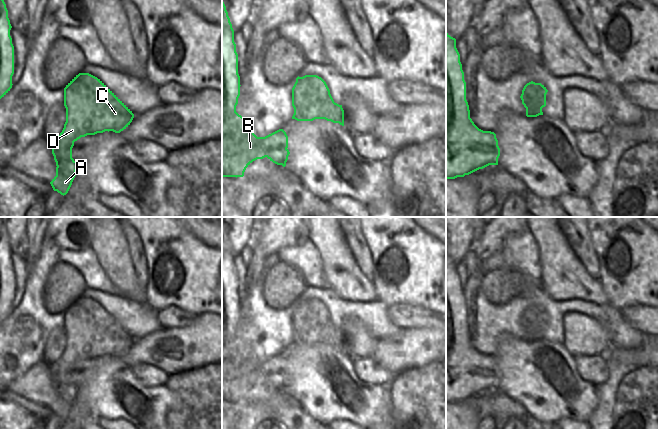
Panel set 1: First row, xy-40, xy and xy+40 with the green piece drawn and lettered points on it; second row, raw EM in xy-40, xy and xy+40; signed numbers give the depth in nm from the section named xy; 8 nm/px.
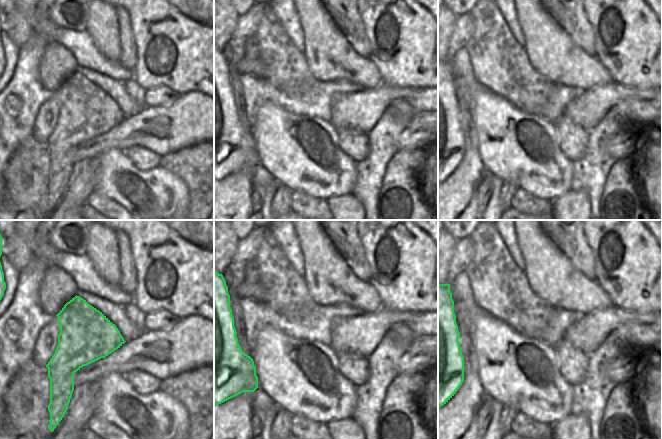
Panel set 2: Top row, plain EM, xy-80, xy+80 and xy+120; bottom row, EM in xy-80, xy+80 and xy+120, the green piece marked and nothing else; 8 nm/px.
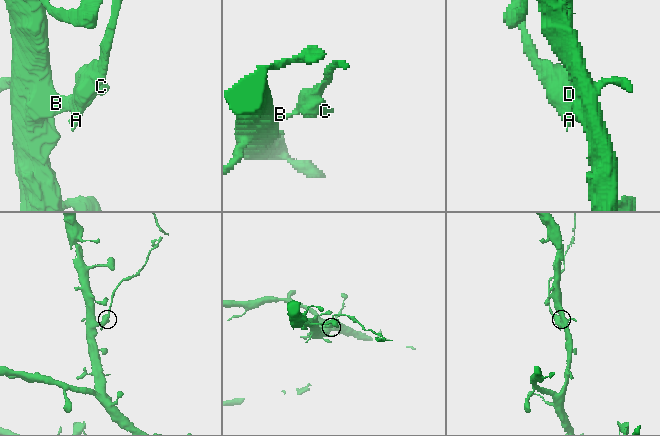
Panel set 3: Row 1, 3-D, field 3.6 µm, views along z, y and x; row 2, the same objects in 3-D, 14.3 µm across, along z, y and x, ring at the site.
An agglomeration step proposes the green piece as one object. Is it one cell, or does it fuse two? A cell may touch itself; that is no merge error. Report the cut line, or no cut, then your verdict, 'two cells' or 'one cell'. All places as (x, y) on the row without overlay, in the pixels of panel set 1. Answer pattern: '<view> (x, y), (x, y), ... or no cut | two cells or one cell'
xy-40 (58, 361), (56, 389) | two cells

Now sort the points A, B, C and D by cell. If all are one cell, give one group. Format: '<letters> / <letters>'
A C D / B

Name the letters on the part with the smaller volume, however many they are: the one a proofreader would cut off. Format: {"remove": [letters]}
{"remove": ["A", "C", "D"]}

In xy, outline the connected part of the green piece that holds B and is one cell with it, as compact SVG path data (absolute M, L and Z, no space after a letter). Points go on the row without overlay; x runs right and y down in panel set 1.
M222 225L222 401L243 401L246 392L253 385L265 381L277 389L282 389L280 370L284 368L288 372L288 360L283 353L265 361L257 361L250 346L236 336L240 310L234 254Z

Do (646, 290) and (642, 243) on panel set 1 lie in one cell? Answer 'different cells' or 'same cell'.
same cell

